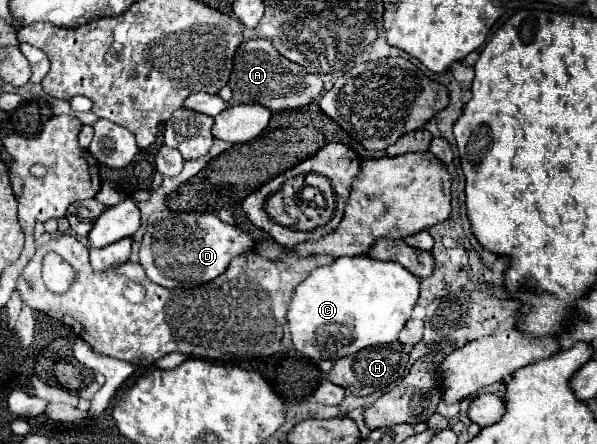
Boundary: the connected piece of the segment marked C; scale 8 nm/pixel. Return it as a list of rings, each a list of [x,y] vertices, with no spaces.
[[[339,257],[331,265],[311,271],[309,277],[295,289],[287,311],[293,345],[299,353],[311,357],[313,361],[337,361],[371,345],[393,343],[399,331],[405,327],[405,321],[411,319],[411,311],[417,305],[417,299],[419,277],[403,269],[403,265],[393,261],[375,261],[369,257]]]

